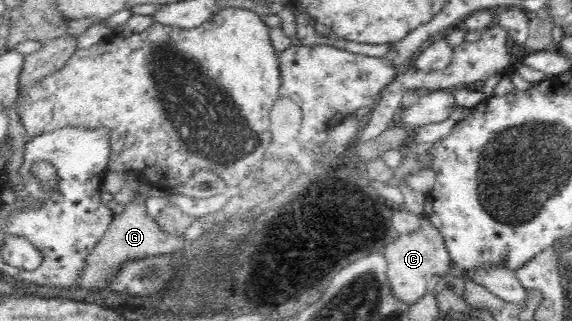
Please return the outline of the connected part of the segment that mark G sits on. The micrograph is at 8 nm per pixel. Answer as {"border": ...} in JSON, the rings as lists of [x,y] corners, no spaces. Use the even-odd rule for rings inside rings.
{"border":[[[133,198],[122,213],[114,216],[105,236],[97,243],[93,251],[86,255],[85,265],[76,281],[76,287],[79,289],[105,288],[109,277],[115,275],[121,269],[121,265],[127,263],[129,259],[145,259],[145,257],[176,252],[188,243],[191,241],[187,241],[184,235],[175,238],[173,234],[163,232],[155,218],[153,219],[147,214],[144,201],[136,201],[136,198]]]}

